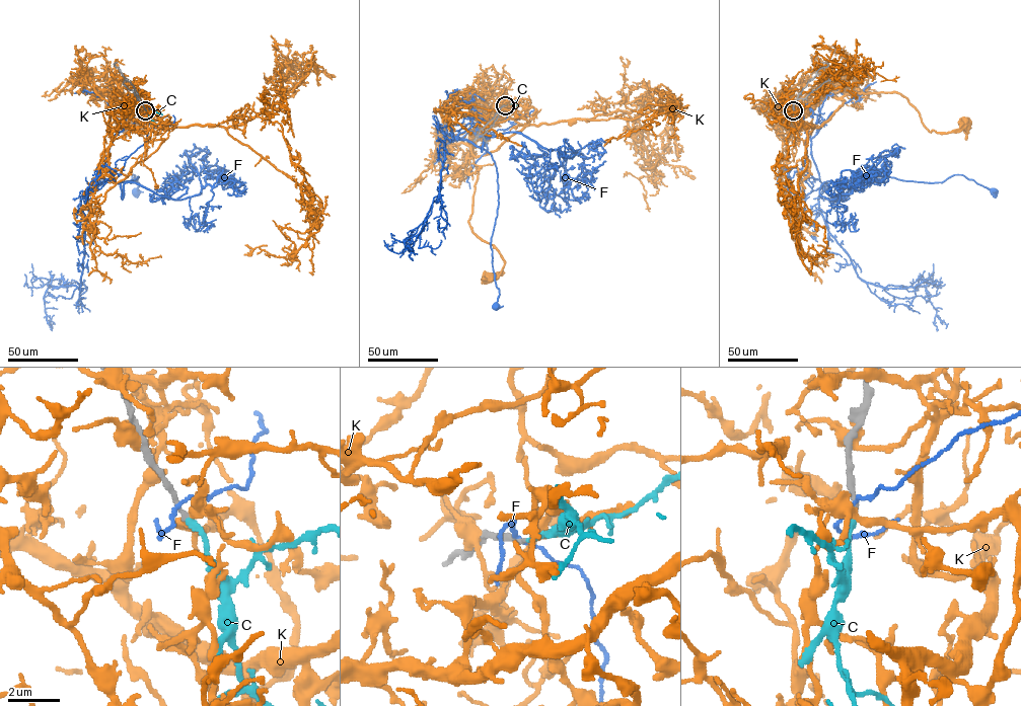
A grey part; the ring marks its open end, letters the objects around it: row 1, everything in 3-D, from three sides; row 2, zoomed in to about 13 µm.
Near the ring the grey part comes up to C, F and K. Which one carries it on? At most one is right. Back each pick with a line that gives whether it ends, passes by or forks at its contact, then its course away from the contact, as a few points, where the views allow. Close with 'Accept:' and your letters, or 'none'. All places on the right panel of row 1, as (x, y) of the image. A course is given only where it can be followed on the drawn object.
C: it ends there
Accept: C

